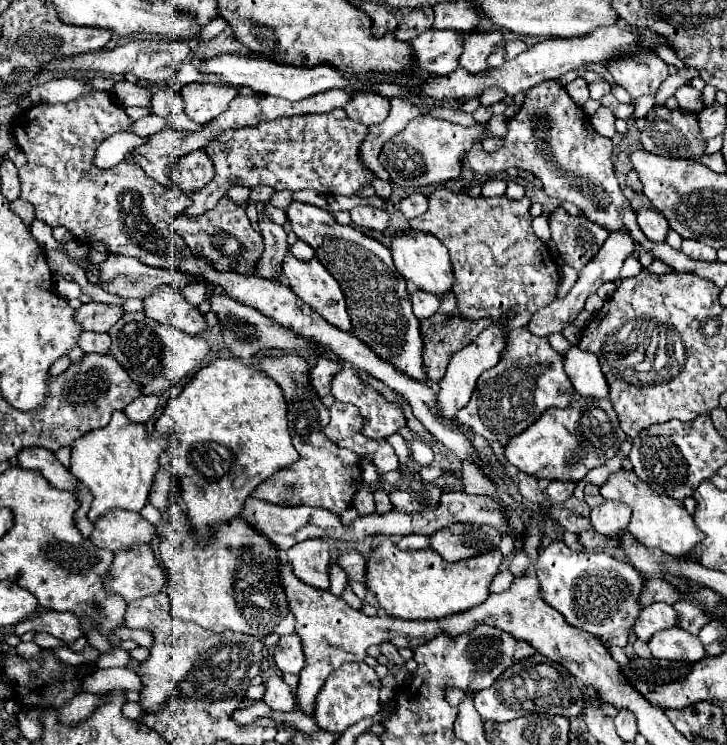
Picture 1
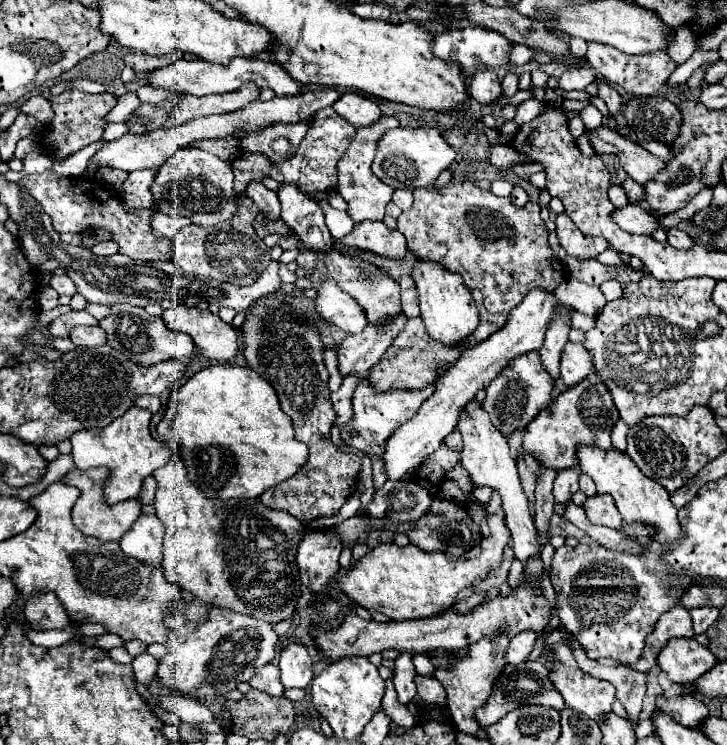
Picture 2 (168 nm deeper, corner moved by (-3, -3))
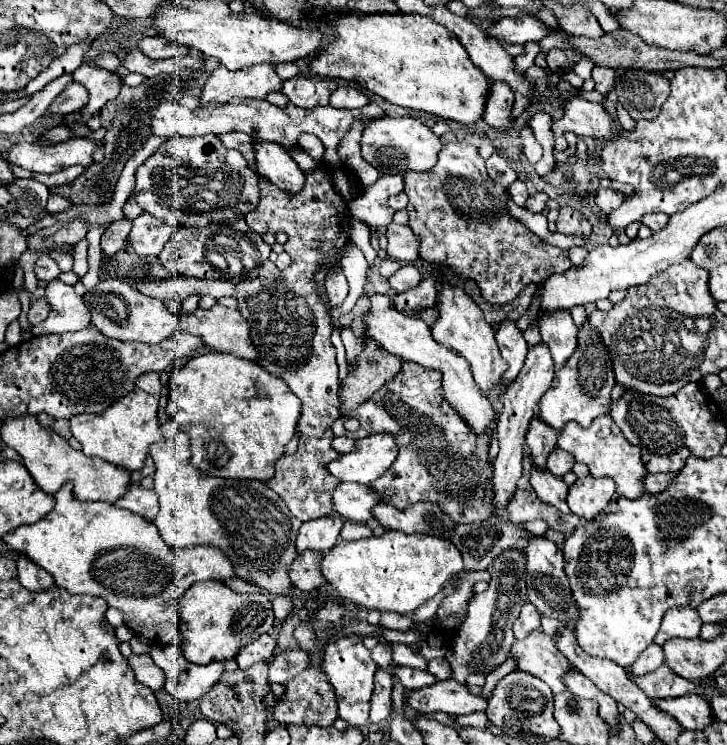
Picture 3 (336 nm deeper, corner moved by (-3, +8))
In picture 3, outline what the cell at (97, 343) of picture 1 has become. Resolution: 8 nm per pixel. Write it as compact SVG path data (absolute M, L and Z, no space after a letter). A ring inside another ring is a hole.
M59 279L49 281L45 289L45 299L53 307L53 311L47 317L47 321L31 329L33 335L81 331L87 325L91 325L91 313L87 313L87 305L83 305L83 297L75 295L71 285L65 285Z

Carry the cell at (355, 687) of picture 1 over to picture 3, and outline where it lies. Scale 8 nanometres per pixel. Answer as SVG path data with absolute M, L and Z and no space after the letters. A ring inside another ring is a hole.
M349 635L327 645L321 667L335 689L337 705L339 705L339 711L337 711L339 719L347 721L351 727L359 727L359 729L365 727L369 721L369 701L373 693L373 679L375 679L377 663L371 659L371 653L365 649L361 637Z

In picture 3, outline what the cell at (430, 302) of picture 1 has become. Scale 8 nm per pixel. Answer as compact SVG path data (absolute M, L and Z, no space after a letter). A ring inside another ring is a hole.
M407 263L407 265L403 265L395 275L389 277L389 283L391 283L391 289L393 289L395 293L403 293L403 291L419 285L421 279L423 279L423 277L421 277L419 269L417 269L413 263Z

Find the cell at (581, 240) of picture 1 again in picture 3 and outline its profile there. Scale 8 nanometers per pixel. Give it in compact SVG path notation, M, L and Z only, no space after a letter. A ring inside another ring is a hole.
M561 207L559 217L557 217L557 231L563 235L589 237L593 231L593 225L583 217L583 213L579 209Z

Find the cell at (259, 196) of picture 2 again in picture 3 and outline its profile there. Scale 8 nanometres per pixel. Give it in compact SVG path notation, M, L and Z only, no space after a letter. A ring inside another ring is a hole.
M225 133L219 139L223 141L223 145L227 149L239 151L247 159L247 165L251 165L251 169L255 169L255 147L247 133Z

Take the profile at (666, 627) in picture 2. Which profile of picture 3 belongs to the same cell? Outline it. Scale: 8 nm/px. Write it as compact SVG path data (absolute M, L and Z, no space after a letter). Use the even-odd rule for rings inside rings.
M687 607L687 609L669 609L661 621L659 633L655 635L655 645L663 645L665 641L673 639L673 637L699 637L699 629L701 629L701 619L697 615L695 609Z

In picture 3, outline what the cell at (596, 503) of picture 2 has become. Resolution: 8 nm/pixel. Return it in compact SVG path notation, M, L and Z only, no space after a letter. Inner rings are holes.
M589 475L577 479L577 483L569 487L567 505L575 515L583 517L585 521L593 521L595 517L605 513L613 495L615 495L615 481L611 481L609 477L595 479Z

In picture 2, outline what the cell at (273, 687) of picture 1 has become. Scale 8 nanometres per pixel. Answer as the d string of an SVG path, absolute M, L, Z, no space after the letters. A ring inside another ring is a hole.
M271 662L255 668L255 674L249 678L249 686L271 692L271 696L283 696L283 686L279 684L279 668Z

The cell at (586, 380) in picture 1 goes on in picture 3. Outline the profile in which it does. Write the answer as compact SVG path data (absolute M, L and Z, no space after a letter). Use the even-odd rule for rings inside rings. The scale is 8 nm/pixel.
M555 311L555 313L545 313L539 319L541 327L541 337L549 345L555 367L563 367L571 353L575 353L577 347L577 331L579 327L573 323L569 311Z

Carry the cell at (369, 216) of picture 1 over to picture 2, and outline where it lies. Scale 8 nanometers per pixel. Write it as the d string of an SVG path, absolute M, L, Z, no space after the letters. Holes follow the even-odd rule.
M375 220L357 224L351 234L341 238L341 244L357 246L361 250L393 260L401 260L407 254L405 236L399 230L389 230L383 222L375 222Z

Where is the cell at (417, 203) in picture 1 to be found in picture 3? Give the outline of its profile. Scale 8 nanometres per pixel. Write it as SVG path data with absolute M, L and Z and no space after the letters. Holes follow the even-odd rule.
M383 175L361 197L357 197L355 201L349 201L347 207L355 219L361 219L371 227L387 227L395 213L387 205L387 199L389 195L399 195L399 193L403 193L403 177Z

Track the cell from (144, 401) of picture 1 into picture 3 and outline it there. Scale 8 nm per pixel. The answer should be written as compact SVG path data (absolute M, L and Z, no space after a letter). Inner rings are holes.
M145 373L143 377L139 377L139 381L135 381L135 385L149 393L149 395L159 395L161 391L161 383L159 383L159 375L157 373Z

